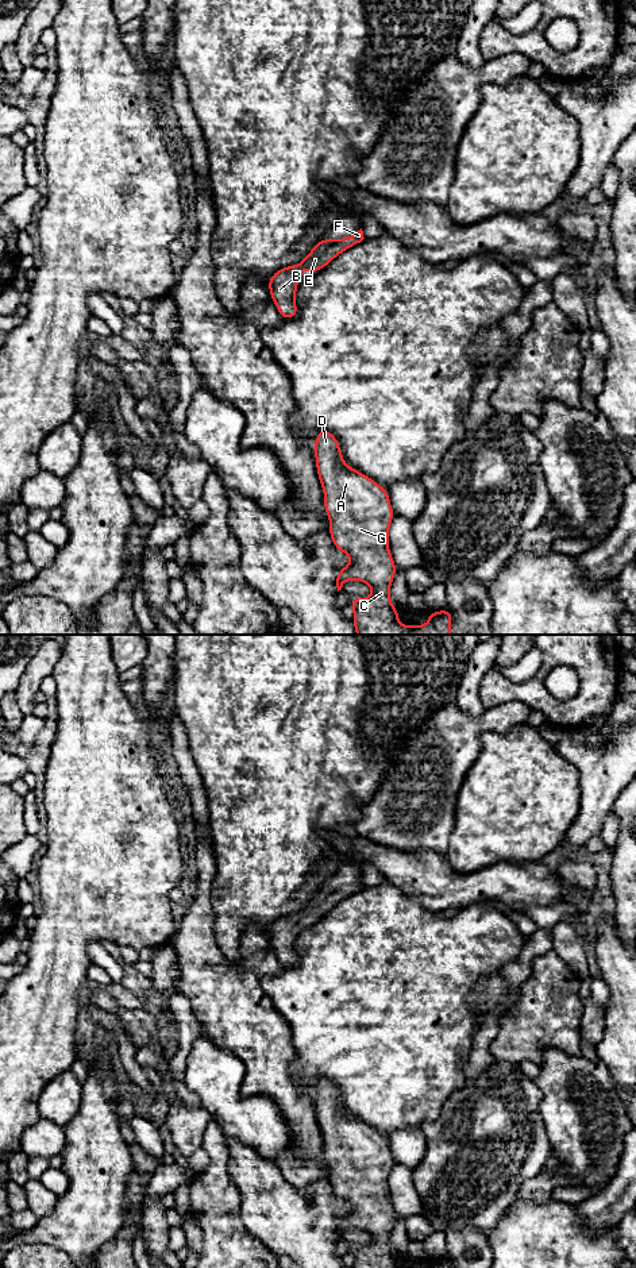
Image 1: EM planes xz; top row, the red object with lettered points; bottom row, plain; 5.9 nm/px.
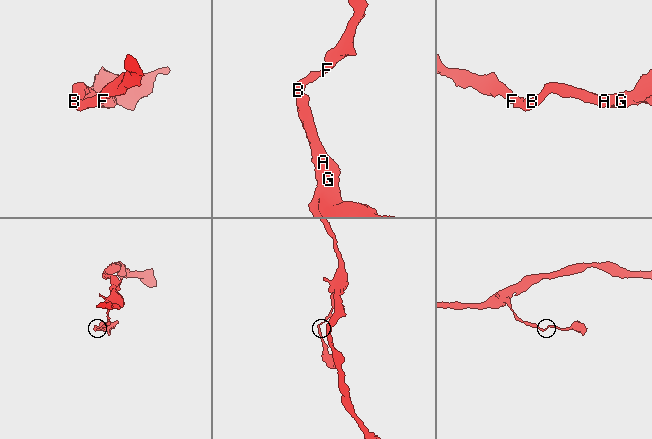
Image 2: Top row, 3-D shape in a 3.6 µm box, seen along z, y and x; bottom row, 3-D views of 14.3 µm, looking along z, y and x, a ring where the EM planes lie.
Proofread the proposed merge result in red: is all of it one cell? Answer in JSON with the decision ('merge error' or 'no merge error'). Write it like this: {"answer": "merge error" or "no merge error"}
{"answer": "no merge error"}

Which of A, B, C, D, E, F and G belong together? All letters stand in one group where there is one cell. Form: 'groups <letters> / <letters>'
groups A B C D E F G

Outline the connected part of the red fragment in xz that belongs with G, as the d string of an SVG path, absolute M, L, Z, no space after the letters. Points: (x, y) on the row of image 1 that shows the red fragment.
M319 431L315 439L315 459L317 475L324 492L324 509L329 519L329 536L336 550L350 556L350 564L338 571L336 587L342 590L348 579L367 583L373 589L369 598L352 598L348 605L354 608L352 623L356 635L451 635L452 614L448 609L428 613L427 625L401 625L398 609L390 601L390 585L397 573L396 563L389 551L389 525L394 519L388 490L370 477L344 463L339 442L329 431Z

